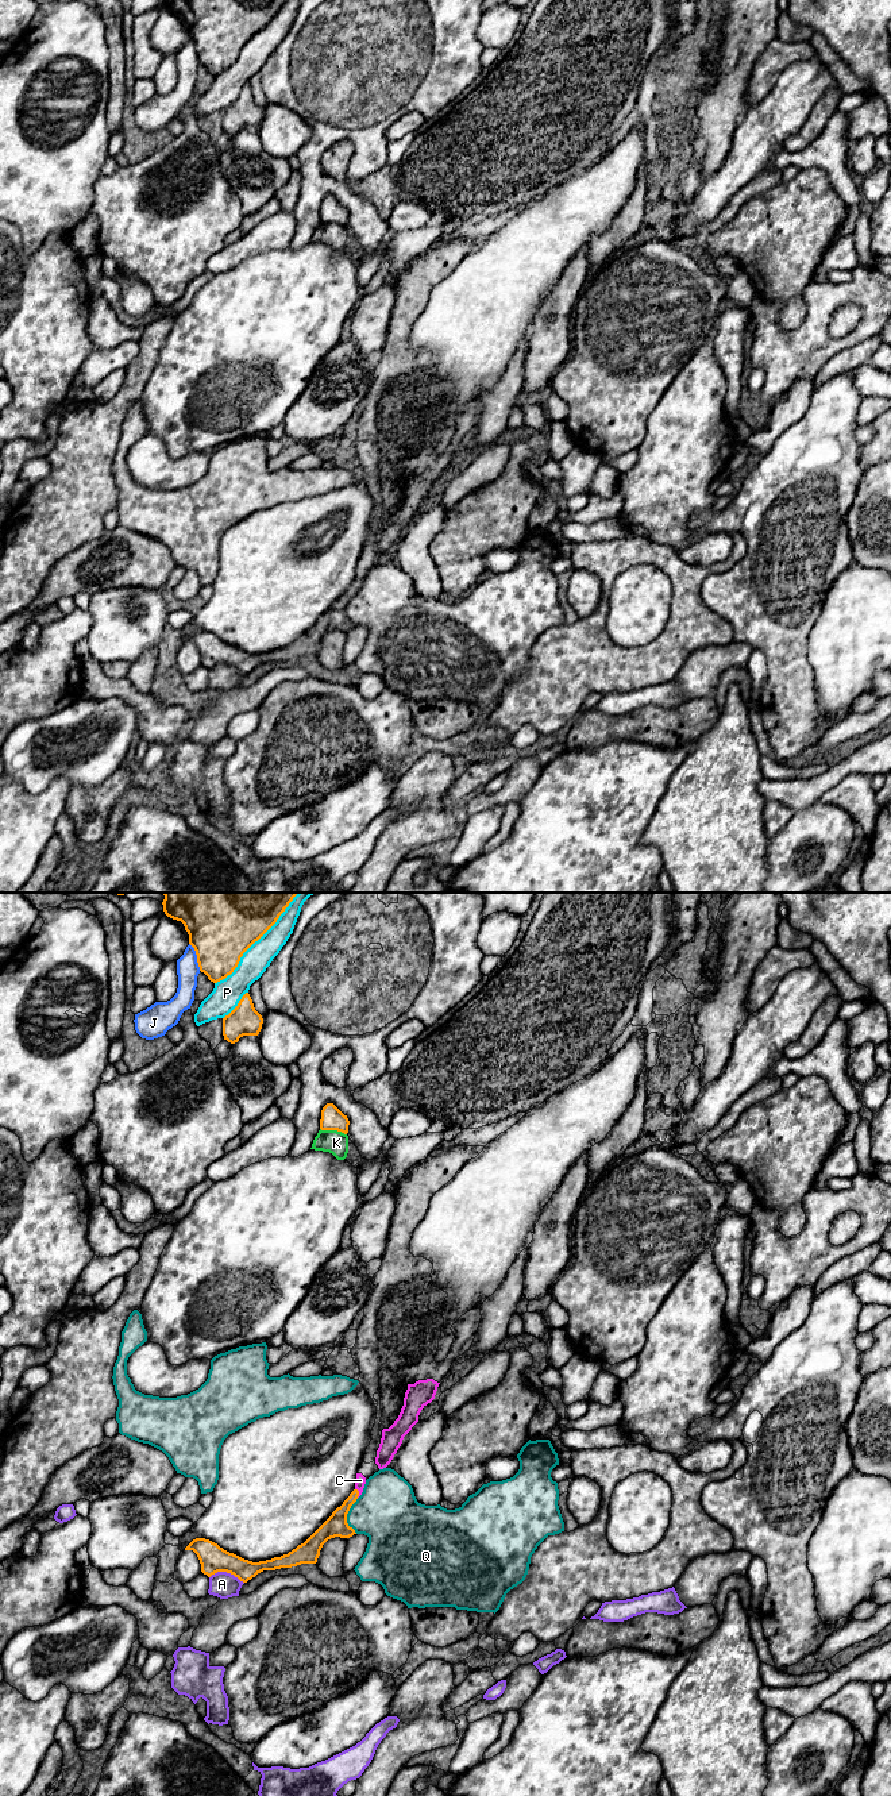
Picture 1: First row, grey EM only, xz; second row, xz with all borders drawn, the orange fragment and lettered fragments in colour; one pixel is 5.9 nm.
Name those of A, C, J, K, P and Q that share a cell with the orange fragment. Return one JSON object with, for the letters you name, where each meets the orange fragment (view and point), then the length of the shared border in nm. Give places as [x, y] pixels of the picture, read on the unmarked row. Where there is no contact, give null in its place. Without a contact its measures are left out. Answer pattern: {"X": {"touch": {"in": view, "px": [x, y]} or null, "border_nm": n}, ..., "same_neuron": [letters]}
{"C": {"touch": {"in": "xz", "px": [358, 585]}, "border_nm": 60}, "same_neuron": ["C"]}

